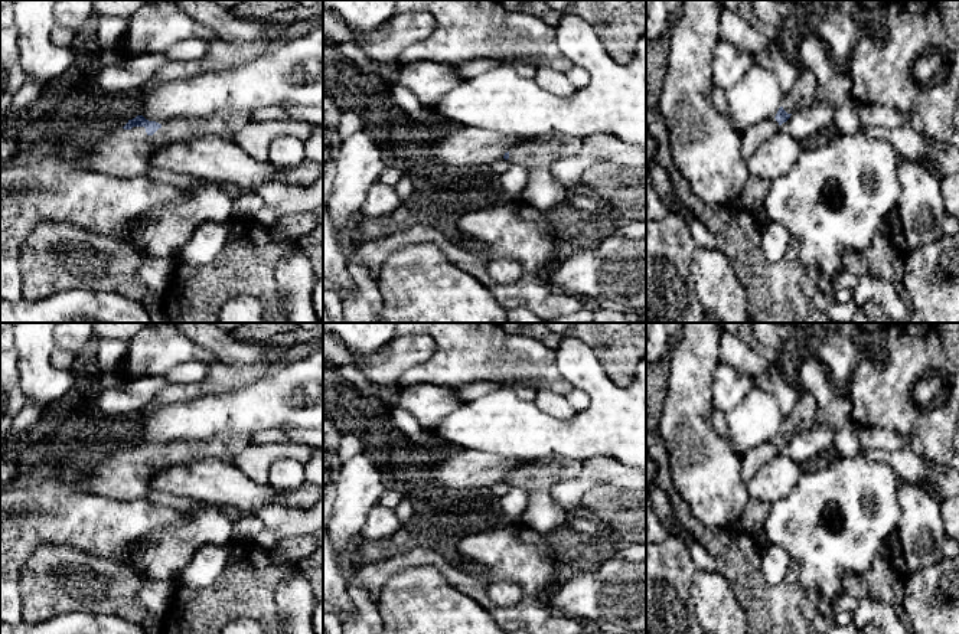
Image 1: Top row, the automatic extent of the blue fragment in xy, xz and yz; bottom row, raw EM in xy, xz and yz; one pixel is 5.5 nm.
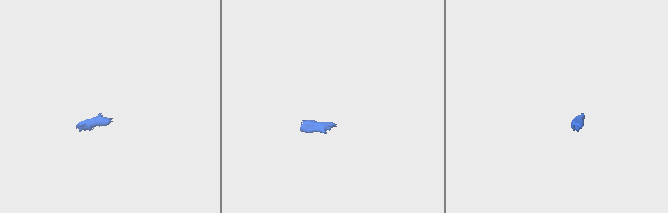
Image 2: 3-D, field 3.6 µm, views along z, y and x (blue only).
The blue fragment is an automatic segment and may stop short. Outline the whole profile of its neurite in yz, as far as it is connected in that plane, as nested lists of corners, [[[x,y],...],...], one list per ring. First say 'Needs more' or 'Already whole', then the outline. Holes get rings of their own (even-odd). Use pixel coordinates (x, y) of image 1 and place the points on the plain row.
Needs more. [[[800,390],[795,409],[785,418],[785,424],[774,439],[779,448],[796,434],[808,431],[815,424],[816,412],[815,398],[809,392]]]

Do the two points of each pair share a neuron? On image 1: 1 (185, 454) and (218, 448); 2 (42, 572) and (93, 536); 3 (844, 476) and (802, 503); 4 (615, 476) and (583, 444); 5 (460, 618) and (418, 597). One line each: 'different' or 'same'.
1: same
2: different
3: same
4: different
5: same

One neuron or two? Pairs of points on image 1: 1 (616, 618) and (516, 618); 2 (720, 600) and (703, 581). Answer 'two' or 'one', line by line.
1: two
2: one

